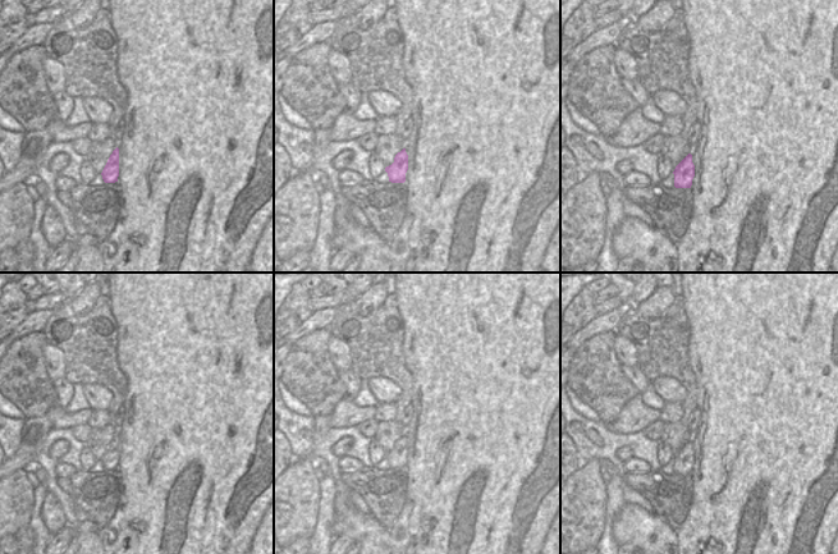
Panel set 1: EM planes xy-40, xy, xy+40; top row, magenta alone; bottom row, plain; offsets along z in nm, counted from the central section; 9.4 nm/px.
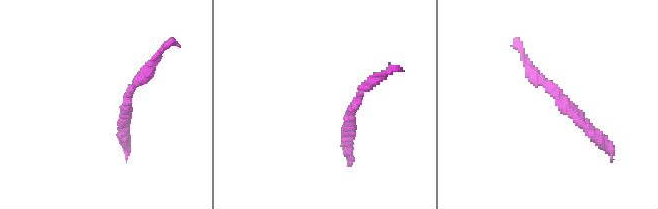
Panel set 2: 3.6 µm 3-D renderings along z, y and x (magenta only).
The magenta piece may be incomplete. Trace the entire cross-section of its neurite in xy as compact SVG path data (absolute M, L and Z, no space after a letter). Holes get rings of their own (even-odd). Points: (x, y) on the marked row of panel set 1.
M406 148L398 152L394 157L394 162L385 168L388 173L389 182L391 183L404 183L406 173L408 170L408 155Z

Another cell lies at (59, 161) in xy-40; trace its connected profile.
M60 152L51 159L50 169L54 173L59 173L60 170L68 166L69 161L70 161L69 156L64 152Z

